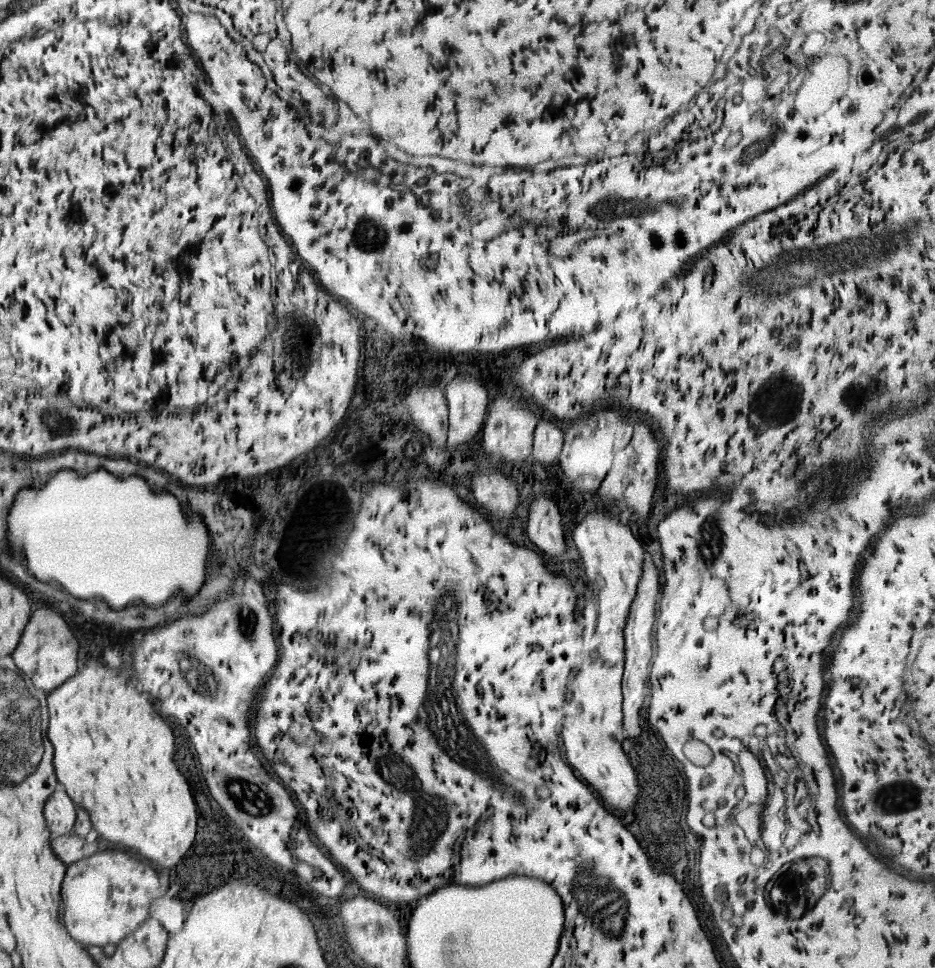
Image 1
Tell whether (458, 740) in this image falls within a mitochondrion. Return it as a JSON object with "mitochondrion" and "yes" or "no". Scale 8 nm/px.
{"mitochondrion":"yes"}

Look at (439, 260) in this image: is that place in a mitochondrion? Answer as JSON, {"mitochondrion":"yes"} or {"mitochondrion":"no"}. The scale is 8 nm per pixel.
{"mitochondrion":"no"}

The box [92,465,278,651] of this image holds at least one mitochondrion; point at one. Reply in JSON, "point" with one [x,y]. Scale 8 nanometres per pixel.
{"point":[250,623]}

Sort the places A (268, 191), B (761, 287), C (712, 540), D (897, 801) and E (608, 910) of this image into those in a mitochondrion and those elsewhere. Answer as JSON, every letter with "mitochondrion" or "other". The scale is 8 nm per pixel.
{"A":"other","B":"mitochondrion","C":"mitochondrion","D":"mitochondrion","E":"mitochondrion"}

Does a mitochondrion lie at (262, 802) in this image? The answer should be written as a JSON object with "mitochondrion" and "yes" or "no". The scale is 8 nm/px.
{"mitochondrion":"yes"}

